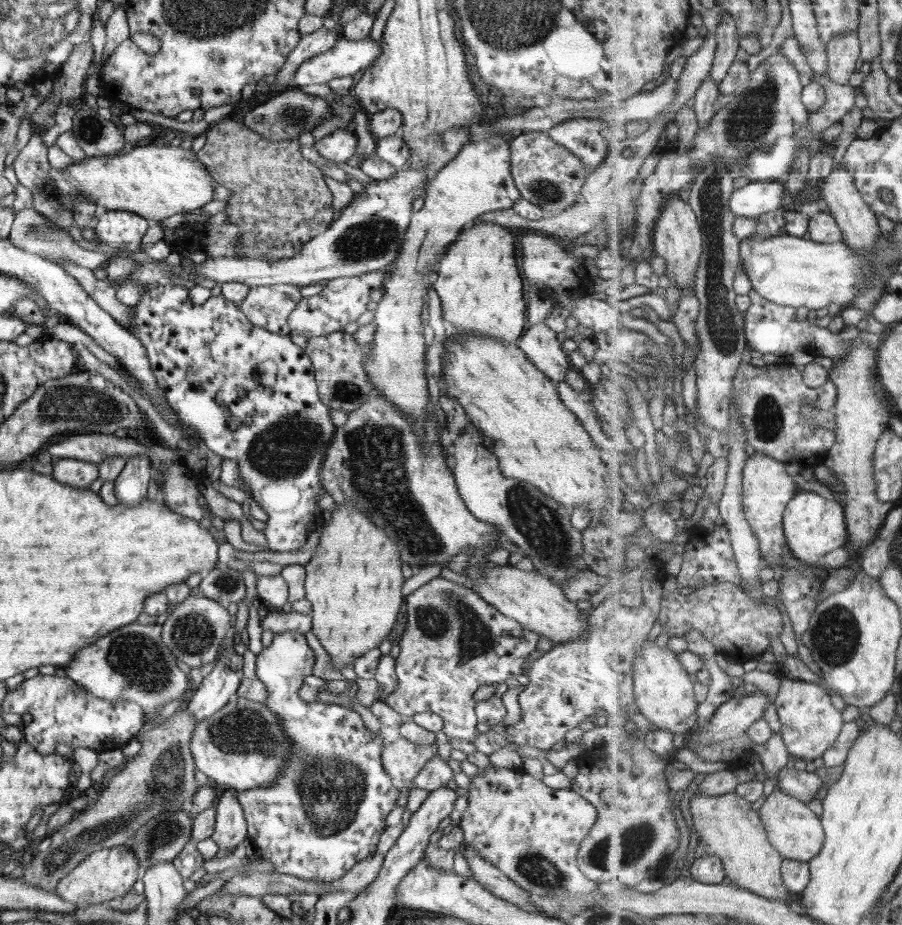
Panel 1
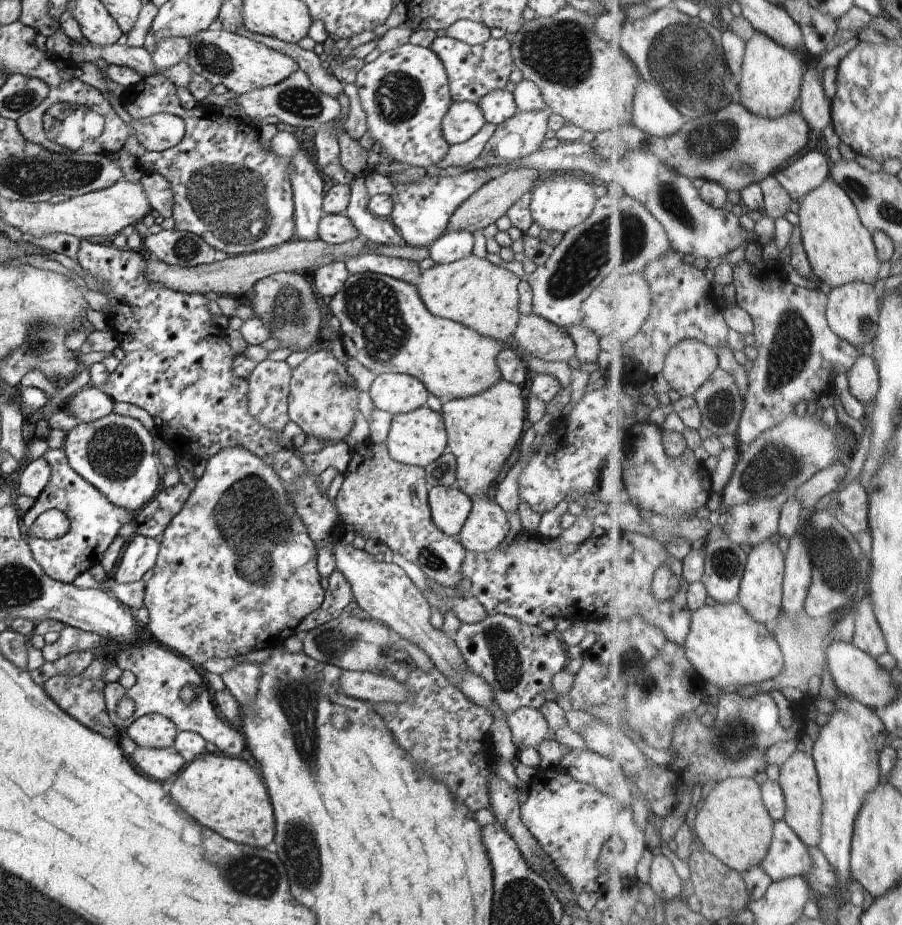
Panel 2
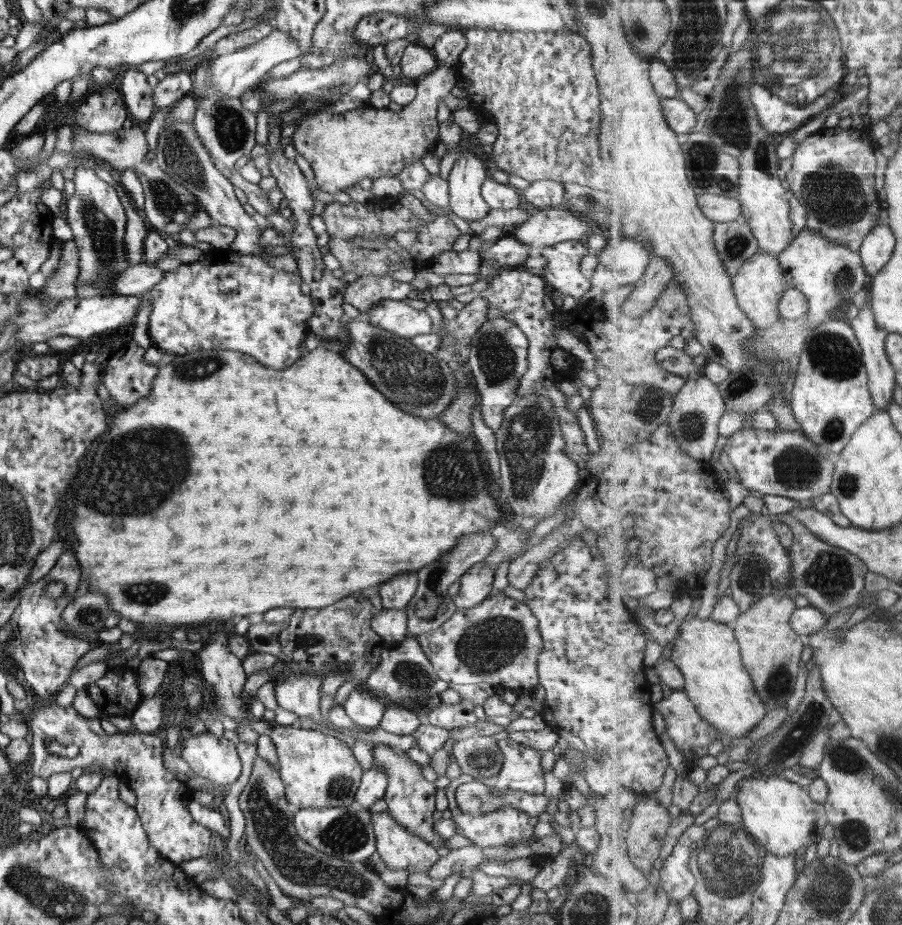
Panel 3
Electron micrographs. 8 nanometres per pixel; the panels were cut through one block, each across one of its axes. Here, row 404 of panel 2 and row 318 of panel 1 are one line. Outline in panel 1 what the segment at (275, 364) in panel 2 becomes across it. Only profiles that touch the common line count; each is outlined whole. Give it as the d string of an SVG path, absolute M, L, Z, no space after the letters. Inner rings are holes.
M296 285L256 286L249 288L240 307L252 324L286 336L290 334L288 317L300 299L300 288Z

